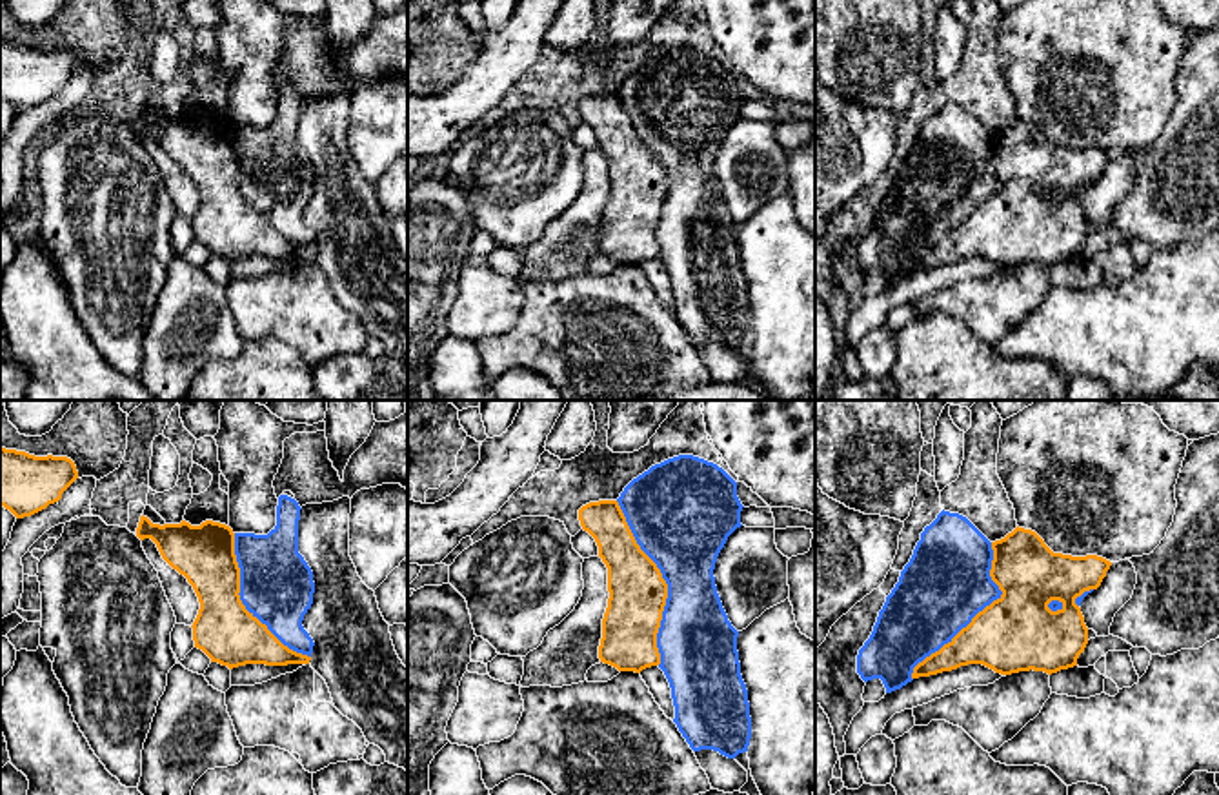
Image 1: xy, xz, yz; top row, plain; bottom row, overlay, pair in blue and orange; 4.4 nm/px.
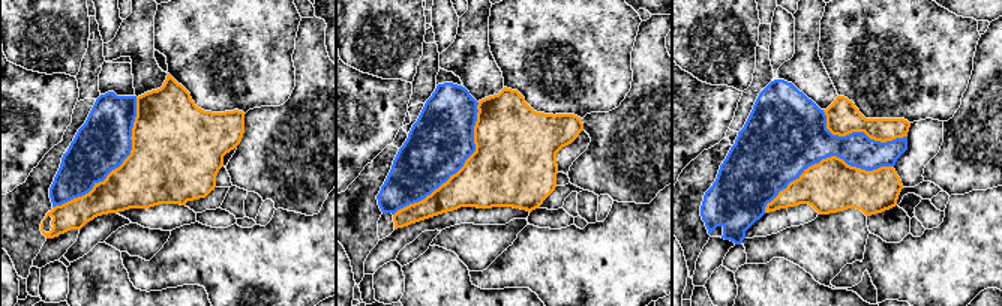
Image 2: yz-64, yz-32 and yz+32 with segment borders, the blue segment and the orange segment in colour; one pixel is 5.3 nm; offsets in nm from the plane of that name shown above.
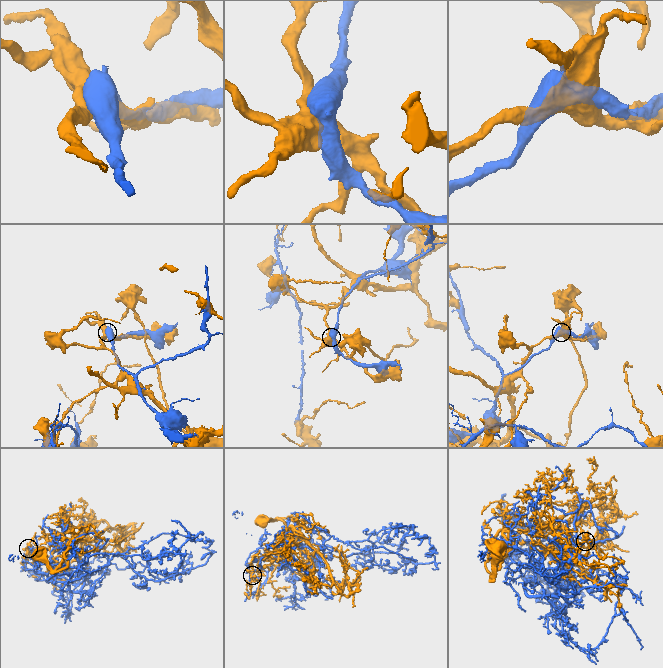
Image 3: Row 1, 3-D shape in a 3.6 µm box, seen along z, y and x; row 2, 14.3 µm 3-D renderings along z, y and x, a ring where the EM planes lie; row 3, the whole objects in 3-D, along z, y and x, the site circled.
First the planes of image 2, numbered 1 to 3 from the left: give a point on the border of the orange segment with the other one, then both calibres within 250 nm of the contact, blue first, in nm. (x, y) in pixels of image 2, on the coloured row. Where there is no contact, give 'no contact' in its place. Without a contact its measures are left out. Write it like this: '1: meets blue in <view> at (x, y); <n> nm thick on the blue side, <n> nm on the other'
1: meets blue in yz-64 at (119, 165); 300 nm thick on the blue side, 400 nm on the other
2: meets blue in yz-32 at (459, 168); 340 nm thick on the blue side, 400 nm on the other
3: meets blue in yz+32 at (825, 158); 440 nm thick on the blue side, 280 nm on the other

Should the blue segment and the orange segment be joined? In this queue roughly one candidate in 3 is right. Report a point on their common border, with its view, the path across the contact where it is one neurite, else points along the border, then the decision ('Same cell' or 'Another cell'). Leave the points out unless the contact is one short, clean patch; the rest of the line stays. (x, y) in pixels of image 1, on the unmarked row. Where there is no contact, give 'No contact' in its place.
Touches blue at xz (666, 175). Another cell

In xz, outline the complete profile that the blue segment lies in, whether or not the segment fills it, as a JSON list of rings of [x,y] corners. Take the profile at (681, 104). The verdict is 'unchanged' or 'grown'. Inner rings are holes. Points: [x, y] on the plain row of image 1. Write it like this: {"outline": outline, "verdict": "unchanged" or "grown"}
{"outline": [[[679,47],[633,71],[617,91],[640,142],[657,156],[668,191],[657,226],[679,324],[693,344],[713,342],[728,351],[748,344],[751,309],[740,267],[739,224],[728,213],[715,178],[715,155],[728,129],[740,120],[737,75],[717,56]]], "verdict": "unchanged"}

